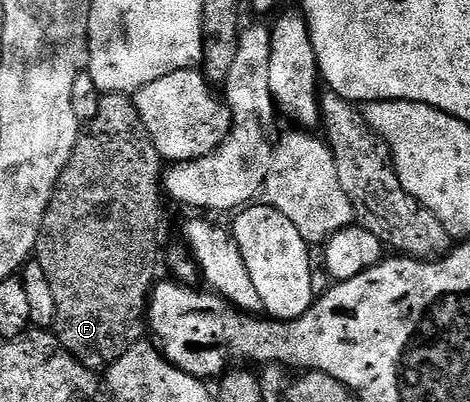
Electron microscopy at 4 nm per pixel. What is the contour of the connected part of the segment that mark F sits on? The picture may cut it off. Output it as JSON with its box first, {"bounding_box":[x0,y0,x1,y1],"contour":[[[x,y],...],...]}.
{"bounding_box":[34,92,162,370],"contour":[[[123,92],[101,95],[98,102],[98,114],[94,114],[94,118],[81,127],[72,156],[66,162],[54,194],[50,198],[50,206],[44,215],[42,230],[34,253],[35,263],[42,266],[46,279],[50,281],[50,291],[54,294],[54,310],[56,311],[54,335],[60,341],[60,345],[70,355],[78,357],[87,368],[93,370],[111,368],[114,362],[118,362],[118,358],[122,358],[122,354],[126,354],[126,350],[130,350],[130,346],[141,343],[143,336],[140,335],[146,332],[146,301],[158,280],[156,259],[160,256],[160,196],[162,200],[162,161],[154,142],[150,142],[138,118],[135,99]]]}

